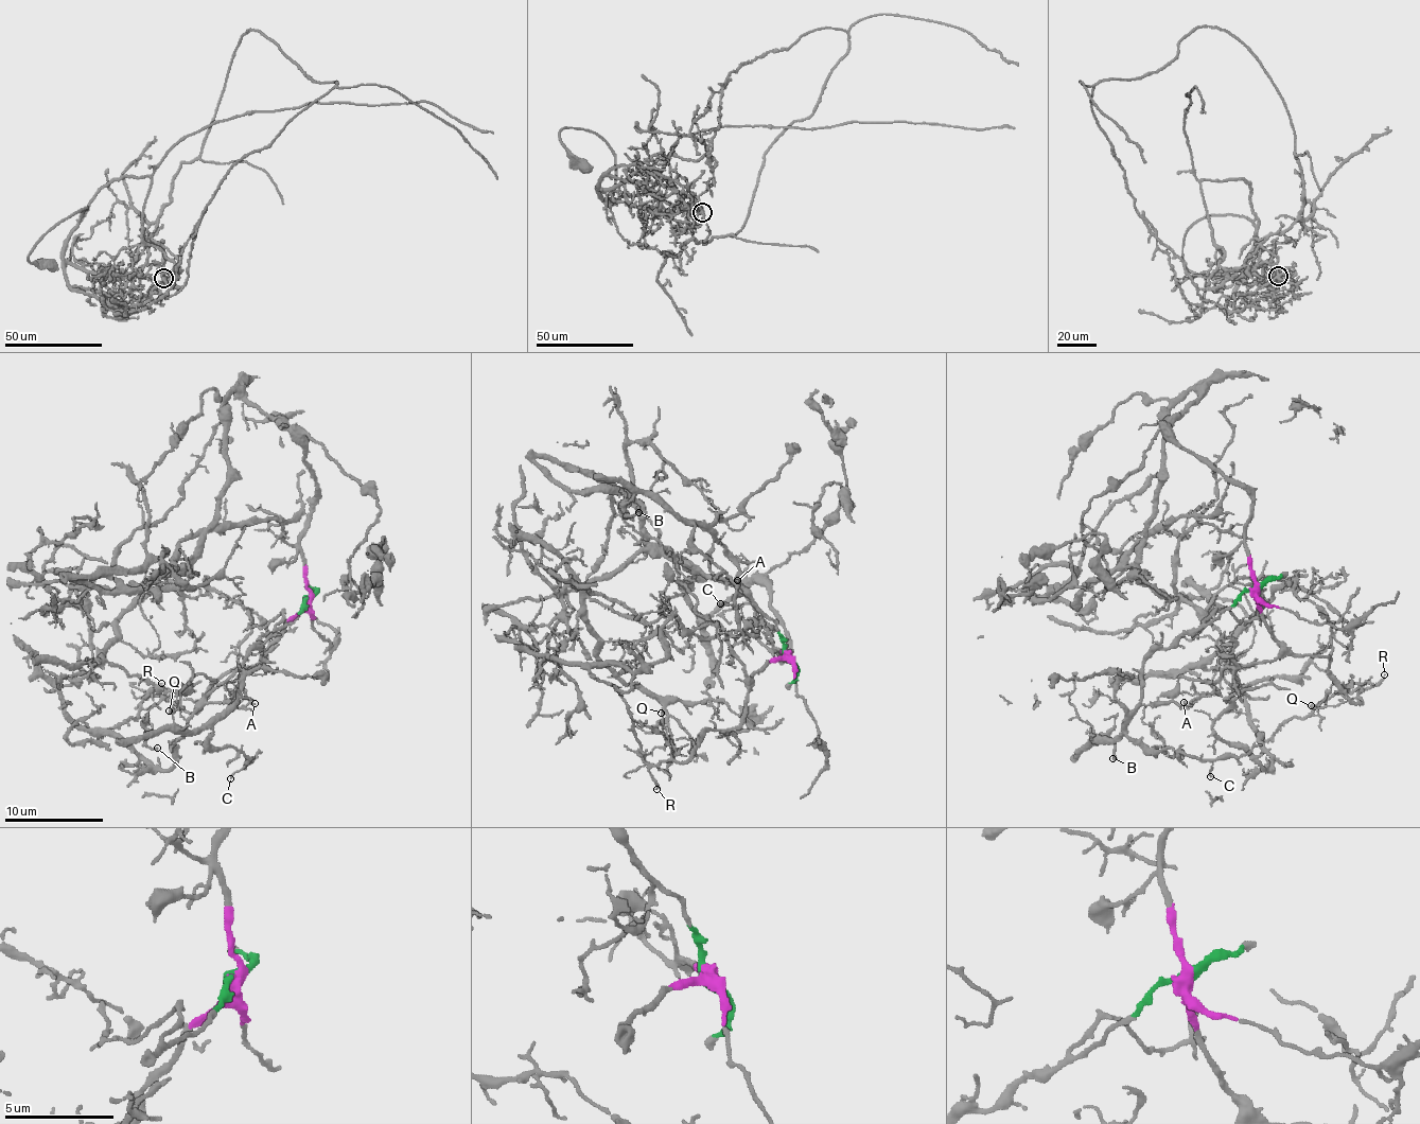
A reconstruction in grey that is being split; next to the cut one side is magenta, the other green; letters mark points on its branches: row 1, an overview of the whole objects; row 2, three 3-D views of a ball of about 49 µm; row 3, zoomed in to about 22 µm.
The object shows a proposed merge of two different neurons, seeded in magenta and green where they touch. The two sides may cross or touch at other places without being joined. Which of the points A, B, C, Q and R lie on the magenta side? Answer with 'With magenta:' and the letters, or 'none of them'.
With magenta: Q, R

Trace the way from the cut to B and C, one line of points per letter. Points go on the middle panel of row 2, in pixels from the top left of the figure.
B: (788, 656), (784, 636), (705, 527), (687, 524), (644, 493), (626, 506), (626, 515), (640, 512)
C: (788, 656), (784, 636), (737, 579), (738, 566), (695, 524), (693, 545), (736, 585), (736, 600), (720, 604)

